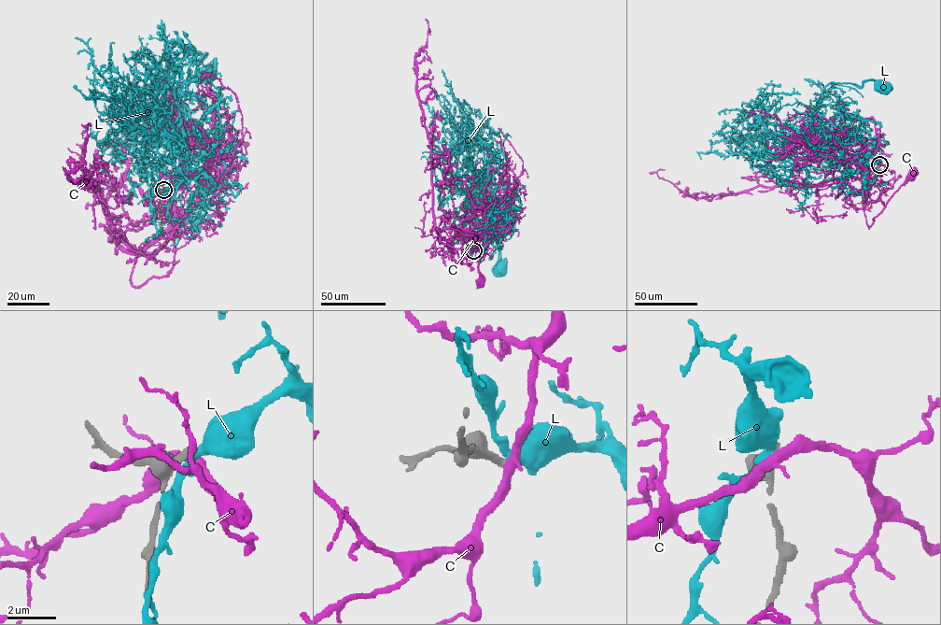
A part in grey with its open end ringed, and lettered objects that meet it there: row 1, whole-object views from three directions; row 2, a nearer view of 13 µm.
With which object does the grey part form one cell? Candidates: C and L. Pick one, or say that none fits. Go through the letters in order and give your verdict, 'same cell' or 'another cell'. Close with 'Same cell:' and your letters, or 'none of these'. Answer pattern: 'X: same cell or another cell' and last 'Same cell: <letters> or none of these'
C: another cell
L: another cell
Same cell: none of these

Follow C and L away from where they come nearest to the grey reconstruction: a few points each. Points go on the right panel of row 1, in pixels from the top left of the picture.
C: (879, 164), (869, 173), (864, 200), (864, 213), (869, 228), (874, 218), (913, 171)
L: (879, 164), (868, 155), (846, 164), (805, 135), (830, 83), (861, 86), (874, 79), (887, 87)

